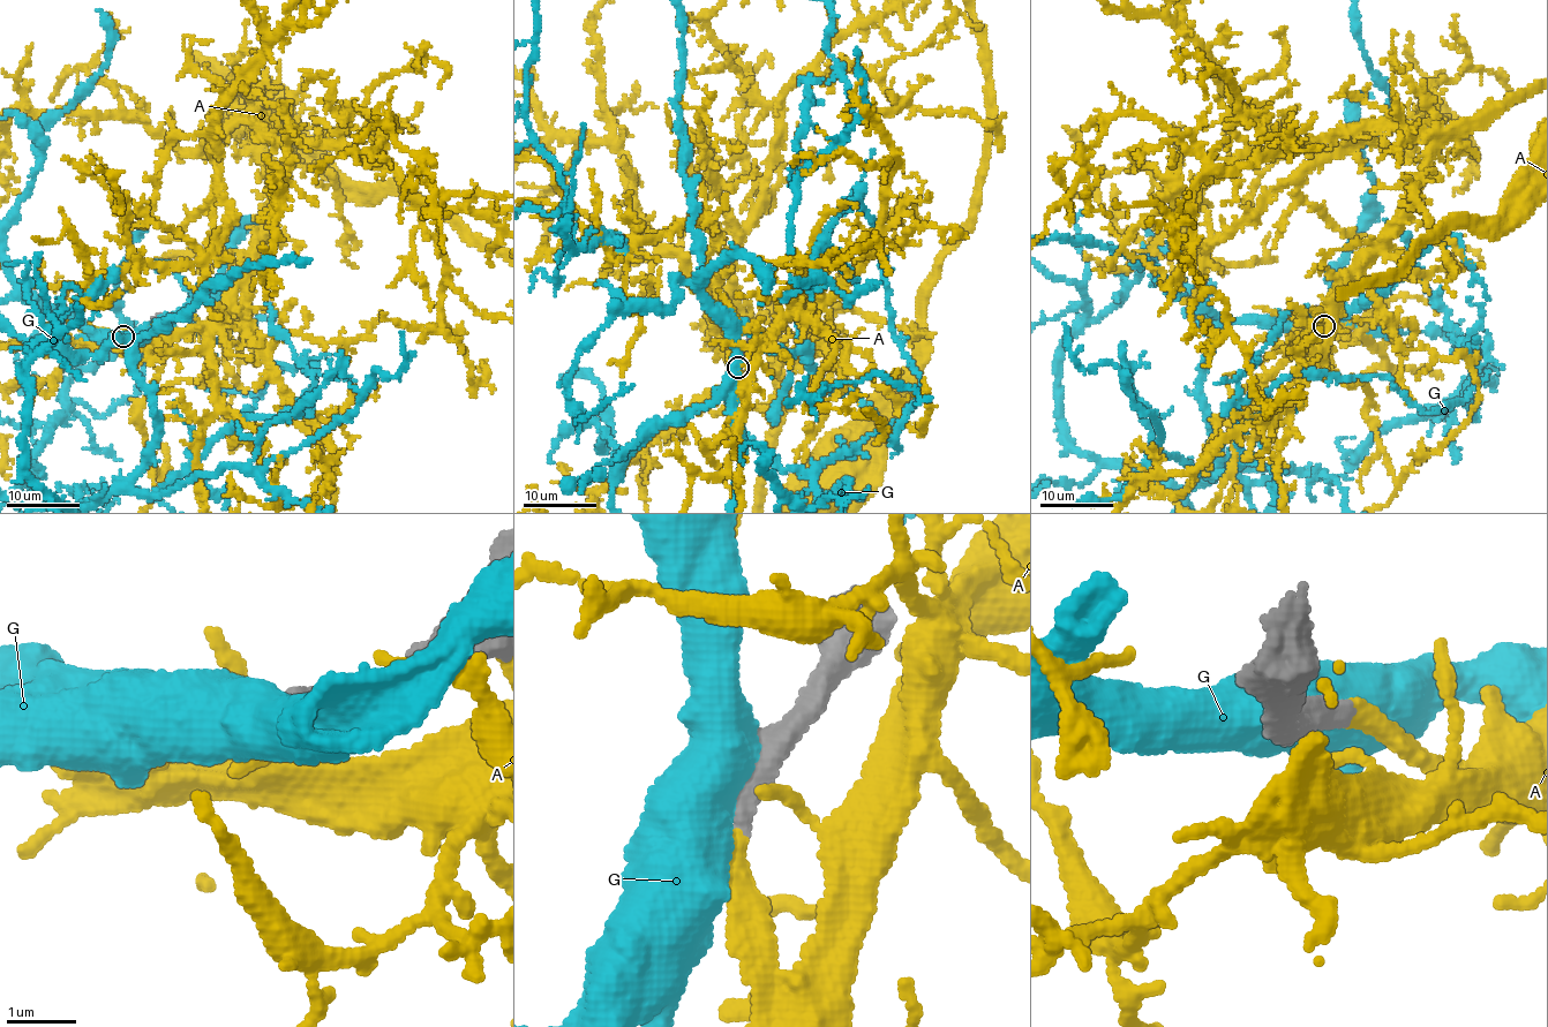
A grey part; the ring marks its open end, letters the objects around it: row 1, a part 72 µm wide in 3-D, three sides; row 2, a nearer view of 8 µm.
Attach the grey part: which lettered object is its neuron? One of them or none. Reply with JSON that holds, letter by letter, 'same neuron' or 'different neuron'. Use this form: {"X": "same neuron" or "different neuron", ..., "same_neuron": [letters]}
{"A": "same neuron", "G": "different neuron", "same_neuron": ["A"]}

